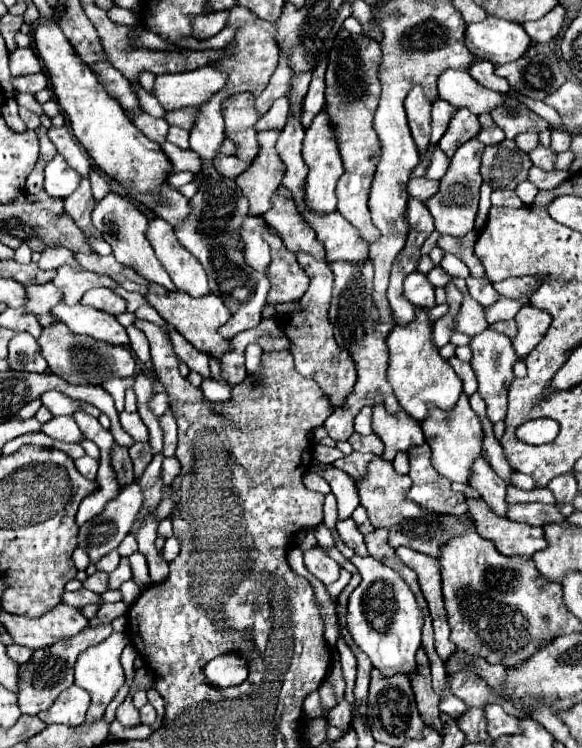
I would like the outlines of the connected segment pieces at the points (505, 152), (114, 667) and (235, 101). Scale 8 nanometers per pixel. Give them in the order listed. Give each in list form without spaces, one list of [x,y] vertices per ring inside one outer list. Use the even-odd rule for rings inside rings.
[[[503,140],[499,146],[487,146],[483,150],[483,164],[481,164],[481,176],[487,184],[481,186],[481,202],[479,202],[479,216],[475,230],[481,230],[485,226],[489,208],[491,208],[491,188],[507,188],[515,190],[519,182],[527,180],[529,168],[531,168],[529,156],[517,148],[513,140]]]
[[[113,632],[107,640],[103,640],[103,642],[97,644],[97,646],[87,648],[87,650],[79,656],[79,660],[77,660],[77,664],[75,664],[75,684],[77,684],[79,688],[87,690],[89,696],[91,696],[91,706],[89,706],[87,718],[85,718],[87,724],[93,724],[93,722],[97,722],[97,720],[103,718],[103,712],[105,712],[107,704],[113,700],[113,696],[117,694],[117,690],[119,690],[119,688],[123,686],[123,682],[125,682],[125,674],[123,674],[123,666],[121,666],[119,658],[121,658],[121,652],[123,652],[123,648],[125,648],[127,644],[129,644],[127,634]]]
[[[241,92],[223,100],[223,118],[225,118],[225,136],[233,140],[237,158],[251,162],[259,152],[255,122],[259,114],[255,110],[255,96]]]

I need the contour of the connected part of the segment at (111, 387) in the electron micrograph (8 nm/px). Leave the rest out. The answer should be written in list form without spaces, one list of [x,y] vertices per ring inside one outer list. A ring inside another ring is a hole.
[[[131,376],[131,378],[109,378],[103,382],[103,388],[109,390],[109,394],[115,398],[115,408],[117,408],[118,413],[124,411],[125,390],[129,386],[133,386],[133,380],[135,380],[135,376]]]

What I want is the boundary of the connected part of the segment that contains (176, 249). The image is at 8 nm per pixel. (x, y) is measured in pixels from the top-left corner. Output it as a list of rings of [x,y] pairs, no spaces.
[[[153,218],[147,228],[147,240],[151,242],[161,266],[167,270],[179,290],[191,296],[209,294],[207,274],[201,262],[193,254],[187,254],[183,246],[179,246],[171,224],[167,224],[163,218]]]

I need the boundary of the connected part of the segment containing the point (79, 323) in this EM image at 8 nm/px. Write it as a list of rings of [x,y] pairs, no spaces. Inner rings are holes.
[[[61,302],[59,306],[55,306],[53,314],[61,322],[65,322],[75,334],[87,334],[111,344],[121,344],[121,346],[129,344],[125,326],[121,326],[113,314],[107,314],[93,306],[83,306],[83,304],[67,306]]]

